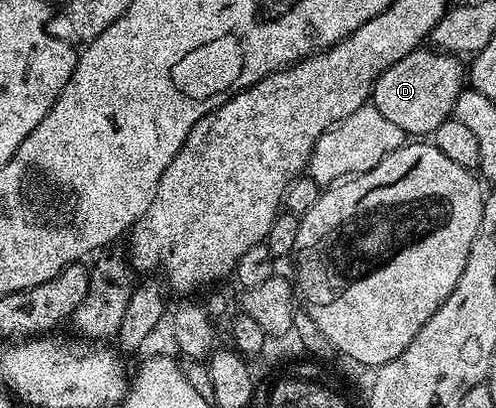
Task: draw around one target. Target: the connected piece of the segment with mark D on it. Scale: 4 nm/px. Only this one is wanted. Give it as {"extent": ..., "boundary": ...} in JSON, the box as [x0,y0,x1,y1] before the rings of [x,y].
{"extent":[370,48,466,136],"boundary":[[[421,48],[410,52],[410,56],[398,60],[398,64],[386,68],[386,72],[382,72],[382,76],[378,76],[372,89],[370,105],[378,108],[378,112],[382,112],[382,116],[386,116],[386,120],[398,124],[398,128],[402,128],[405,135],[431,136],[438,128],[438,124],[446,121],[455,111],[456,98],[460,95],[461,90],[465,89],[466,66],[465,63],[460,62],[463,61],[457,55],[445,54],[435,48]]]}

